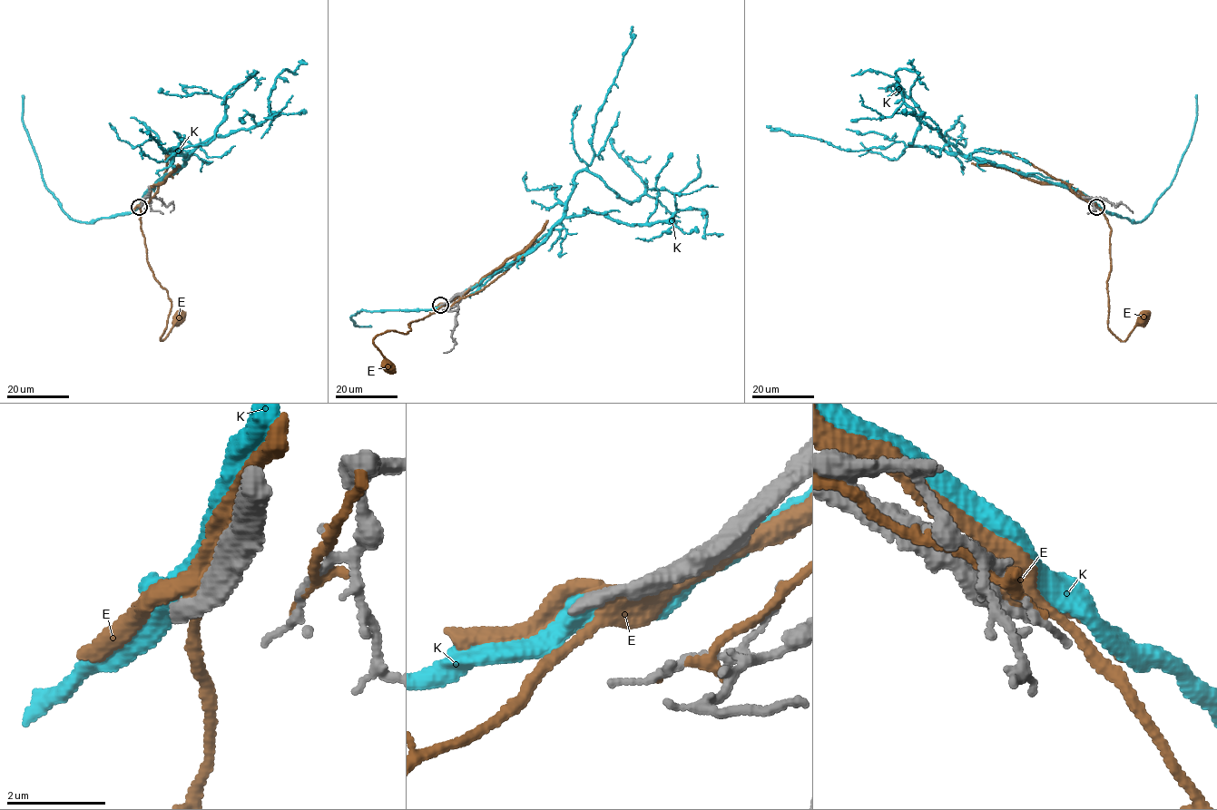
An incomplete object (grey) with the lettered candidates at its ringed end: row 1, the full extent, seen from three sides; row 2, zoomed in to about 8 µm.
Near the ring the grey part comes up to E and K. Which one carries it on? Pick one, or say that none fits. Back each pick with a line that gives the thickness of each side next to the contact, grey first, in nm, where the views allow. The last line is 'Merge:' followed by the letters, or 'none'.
Merge: none

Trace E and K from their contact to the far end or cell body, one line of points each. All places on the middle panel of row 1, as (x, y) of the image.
E: (442, 304), (424, 318), (409, 323), (410, 330), (407, 333), (387, 330), (376, 336), (373, 343), (387, 368)
K: (440, 305), (543, 240), (578, 172), (633, 201), (648, 190), (675, 194), (700, 172), (698, 154)

